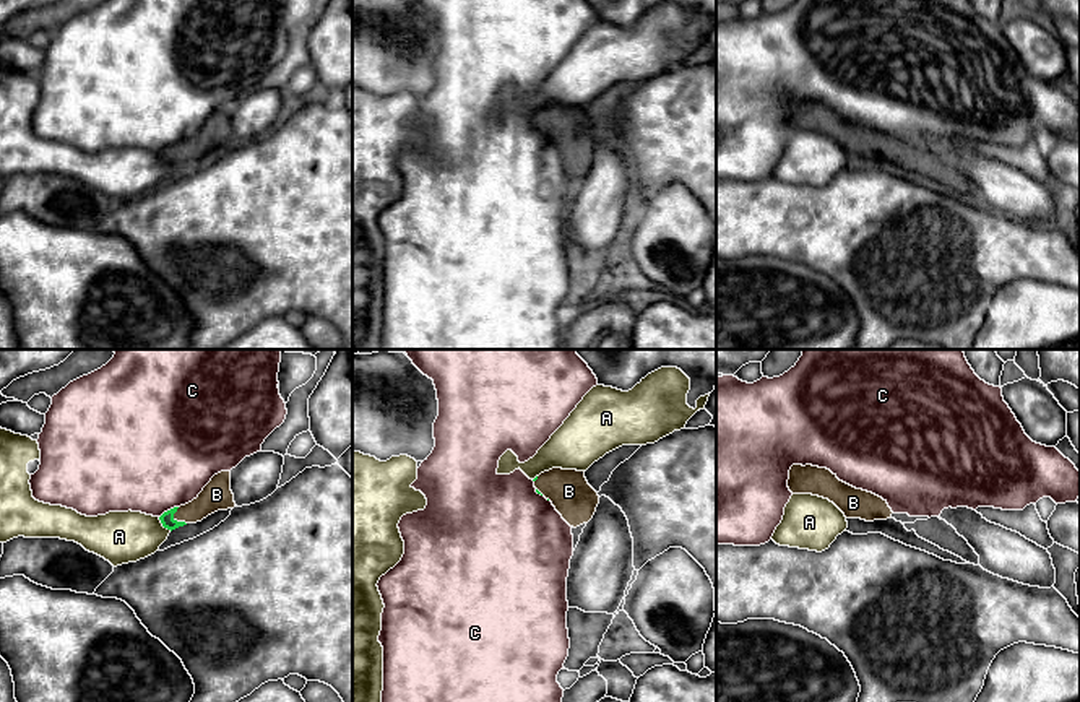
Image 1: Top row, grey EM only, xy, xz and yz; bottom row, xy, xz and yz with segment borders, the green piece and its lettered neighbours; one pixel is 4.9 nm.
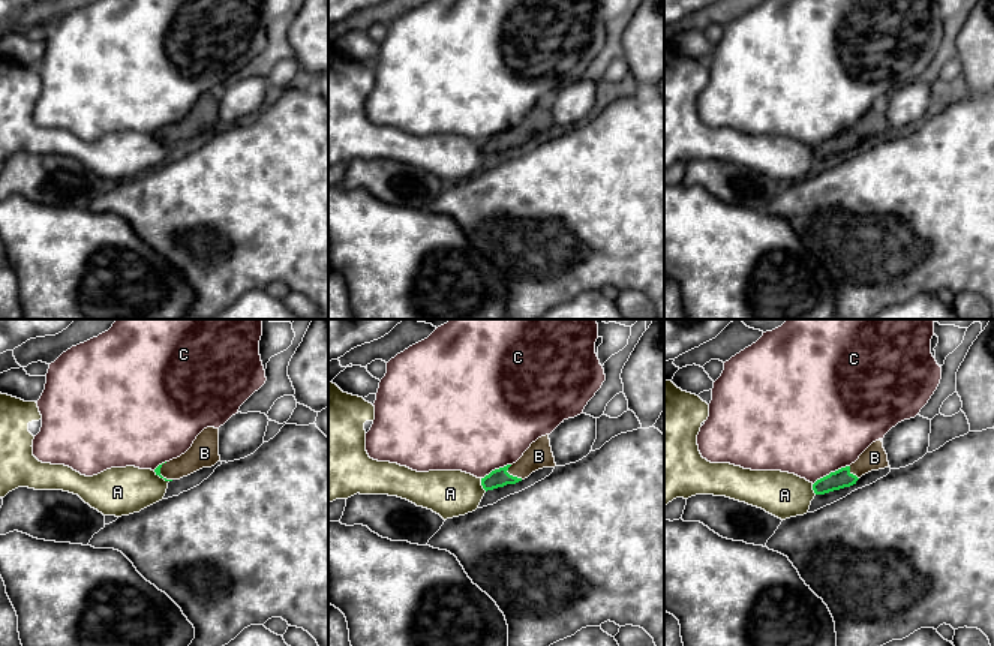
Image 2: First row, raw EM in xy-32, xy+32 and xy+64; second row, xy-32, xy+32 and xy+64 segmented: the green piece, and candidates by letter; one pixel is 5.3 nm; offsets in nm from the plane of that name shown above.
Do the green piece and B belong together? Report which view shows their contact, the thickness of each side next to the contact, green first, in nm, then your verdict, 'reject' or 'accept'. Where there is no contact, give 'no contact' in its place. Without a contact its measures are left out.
contact in xy; calibres 70 and 150 nm; accept

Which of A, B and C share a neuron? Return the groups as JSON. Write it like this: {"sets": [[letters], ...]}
{"sets": [["A"], ["B"], ["C"]]}

